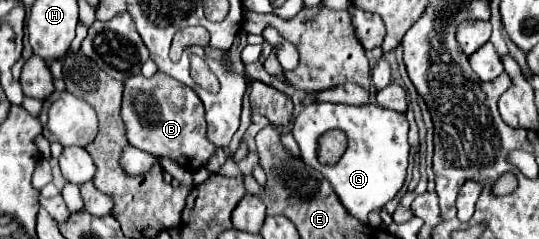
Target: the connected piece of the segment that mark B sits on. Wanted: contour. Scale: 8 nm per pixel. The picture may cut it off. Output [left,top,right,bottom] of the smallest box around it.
[121,73,217,173]

